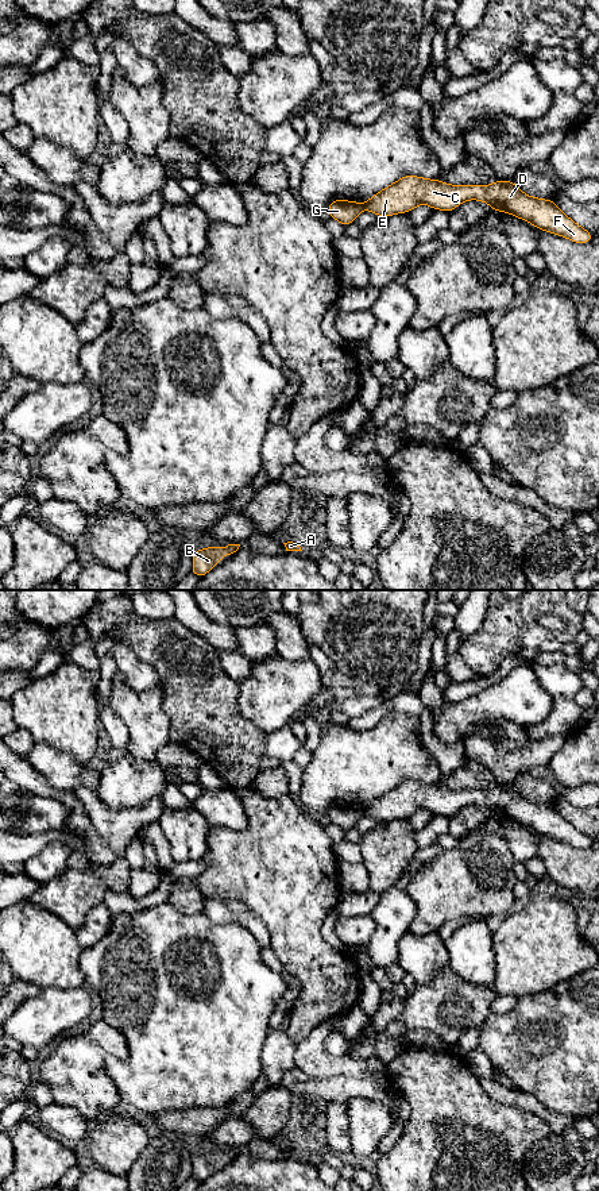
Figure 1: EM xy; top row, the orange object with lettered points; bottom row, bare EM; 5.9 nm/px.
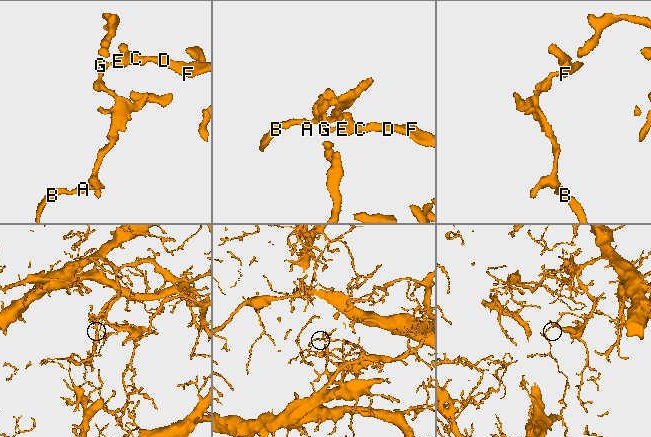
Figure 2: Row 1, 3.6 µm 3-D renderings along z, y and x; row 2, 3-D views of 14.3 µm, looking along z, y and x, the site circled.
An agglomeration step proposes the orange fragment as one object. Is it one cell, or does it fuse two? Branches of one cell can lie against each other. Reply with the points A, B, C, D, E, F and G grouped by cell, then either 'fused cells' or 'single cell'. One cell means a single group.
A B G / C D E F; fused cells

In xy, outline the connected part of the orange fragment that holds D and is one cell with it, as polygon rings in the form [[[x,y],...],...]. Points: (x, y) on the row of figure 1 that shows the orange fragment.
[[[405,176],[366,201],[364,209],[380,217],[410,212],[420,204],[451,212],[467,200],[484,201],[492,211],[507,212],[538,230],[575,243],[588,243],[594,236],[571,220],[553,200],[527,196],[513,181],[502,180],[492,185],[456,186],[438,180]]]

